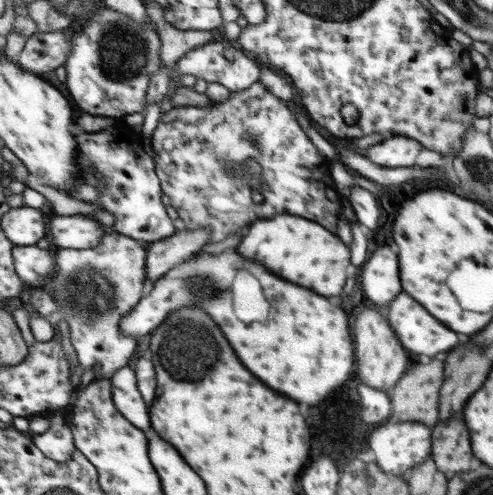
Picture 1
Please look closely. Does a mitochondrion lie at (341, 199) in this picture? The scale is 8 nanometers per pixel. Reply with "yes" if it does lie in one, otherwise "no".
no

